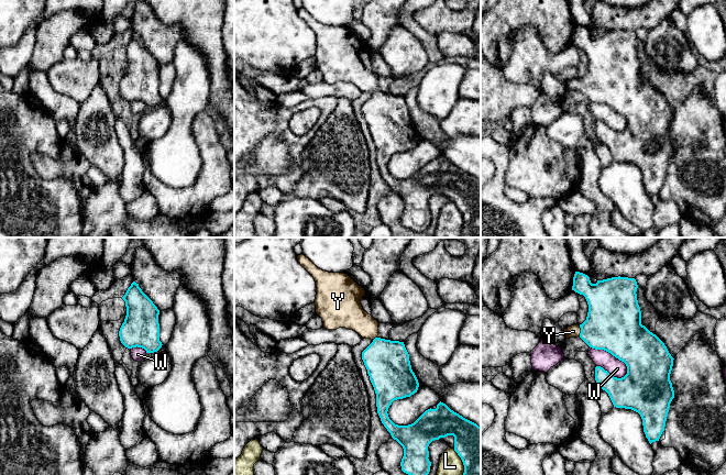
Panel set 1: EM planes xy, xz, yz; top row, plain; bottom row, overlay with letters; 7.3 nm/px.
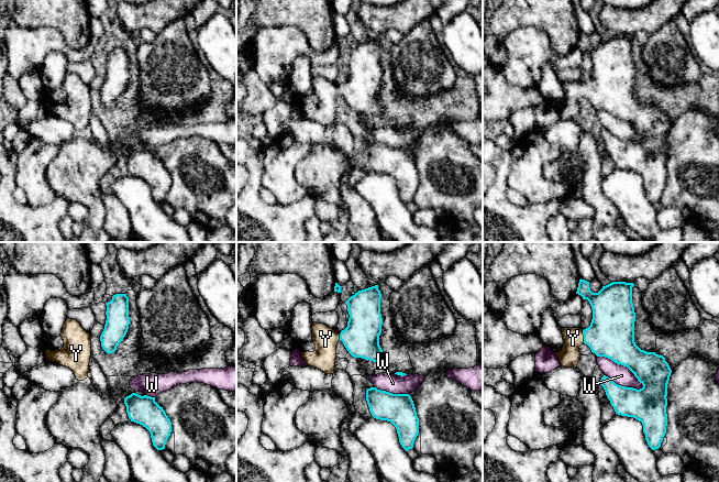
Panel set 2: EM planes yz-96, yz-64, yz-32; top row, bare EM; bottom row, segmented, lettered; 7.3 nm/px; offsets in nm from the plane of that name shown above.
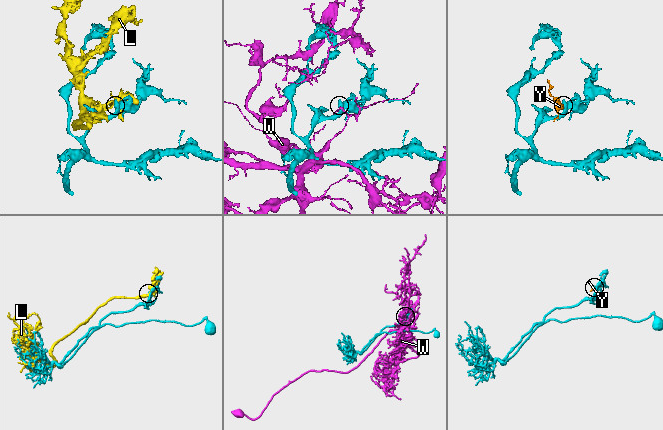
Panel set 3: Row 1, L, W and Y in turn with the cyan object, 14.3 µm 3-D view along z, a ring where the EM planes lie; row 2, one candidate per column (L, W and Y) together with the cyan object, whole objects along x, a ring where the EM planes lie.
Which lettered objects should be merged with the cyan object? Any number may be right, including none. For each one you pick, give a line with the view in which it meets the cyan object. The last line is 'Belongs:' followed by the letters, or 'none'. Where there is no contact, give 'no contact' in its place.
Y: meets cyan in yz
Belongs: Y

